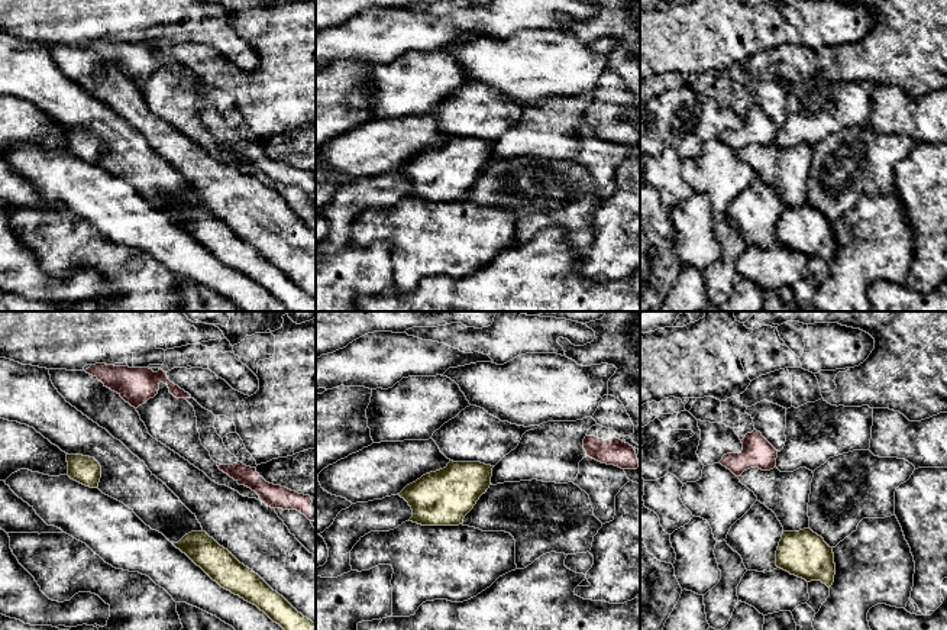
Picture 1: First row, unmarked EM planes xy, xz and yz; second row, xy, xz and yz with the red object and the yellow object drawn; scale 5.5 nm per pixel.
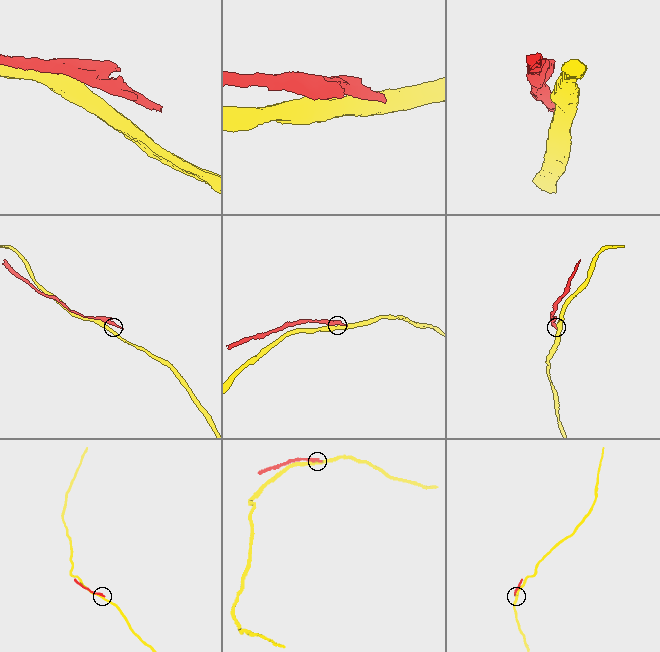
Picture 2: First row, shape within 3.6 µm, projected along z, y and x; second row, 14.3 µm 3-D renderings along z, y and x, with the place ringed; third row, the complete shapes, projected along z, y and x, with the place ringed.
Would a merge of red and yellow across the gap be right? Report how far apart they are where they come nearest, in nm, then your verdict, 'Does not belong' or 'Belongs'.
Distance 320 nm. Does not belong

